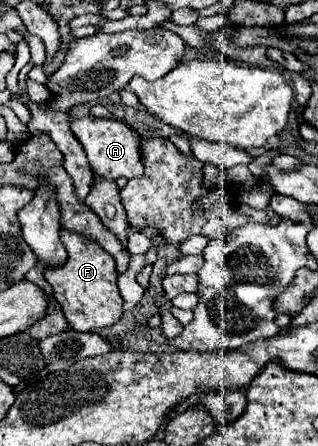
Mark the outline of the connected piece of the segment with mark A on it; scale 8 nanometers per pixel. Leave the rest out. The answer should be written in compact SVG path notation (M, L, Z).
M81 118L81 120L73 120L71 124L73 134L77 136L77 140L81 142L87 158L89 158L89 166L95 174L101 174L109 180L117 180L119 176L125 178L137 178L143 174L143 158L141 158L141 136L123 120L113 120L113 118Z

